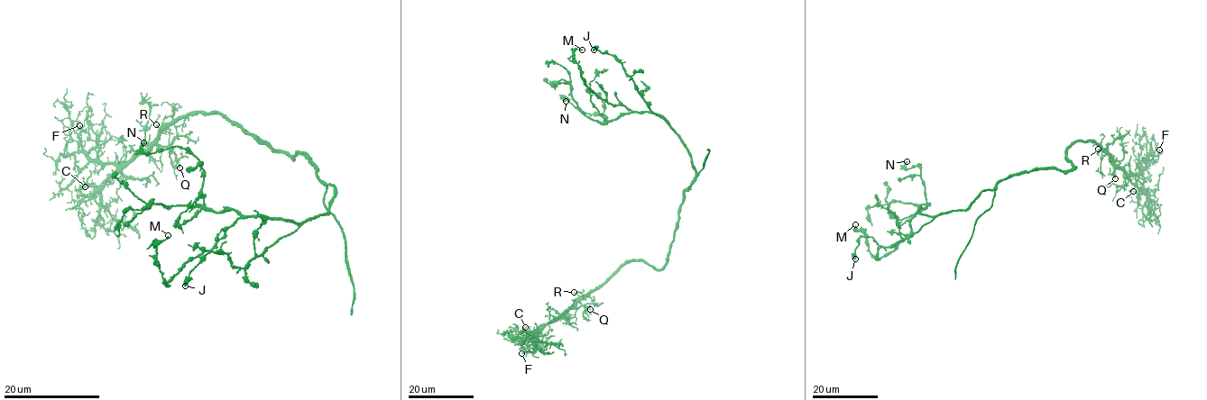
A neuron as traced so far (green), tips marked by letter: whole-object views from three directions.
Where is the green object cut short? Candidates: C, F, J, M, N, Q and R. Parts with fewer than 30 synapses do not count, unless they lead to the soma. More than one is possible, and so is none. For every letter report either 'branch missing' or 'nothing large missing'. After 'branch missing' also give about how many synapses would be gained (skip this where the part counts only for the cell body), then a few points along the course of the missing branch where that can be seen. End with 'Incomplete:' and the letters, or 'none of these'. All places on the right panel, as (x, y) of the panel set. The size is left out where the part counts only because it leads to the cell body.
C: nothing large missing
F: nothing large missing
J: nothing large missing
M: nothing large missing
N: nothing large missing
Q: nothing large missing
R: nothing large missing
Incomplete: none of these

